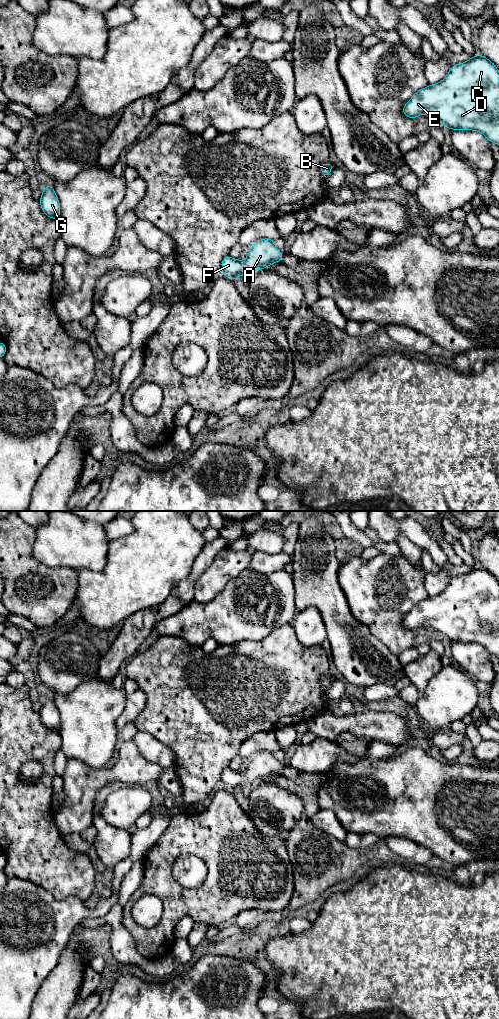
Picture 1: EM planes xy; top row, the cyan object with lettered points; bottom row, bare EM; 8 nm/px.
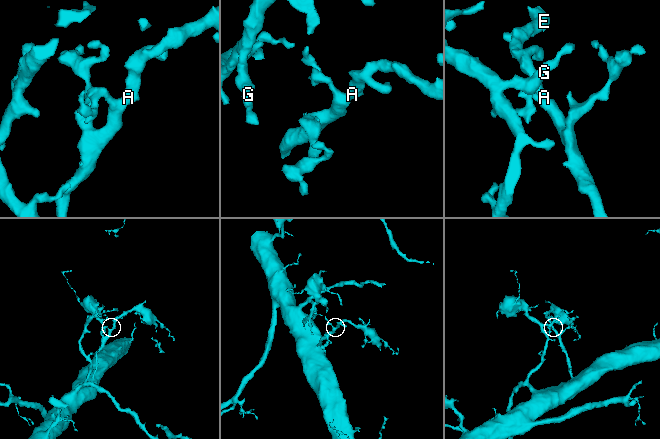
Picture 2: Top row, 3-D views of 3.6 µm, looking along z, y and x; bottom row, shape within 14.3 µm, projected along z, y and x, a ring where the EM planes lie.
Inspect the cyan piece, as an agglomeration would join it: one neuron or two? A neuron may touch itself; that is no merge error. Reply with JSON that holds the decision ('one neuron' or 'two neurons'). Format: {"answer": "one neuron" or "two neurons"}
{"answer": "one neuron"}

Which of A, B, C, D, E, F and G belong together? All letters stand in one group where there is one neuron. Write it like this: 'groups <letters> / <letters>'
groups A B C D E F G

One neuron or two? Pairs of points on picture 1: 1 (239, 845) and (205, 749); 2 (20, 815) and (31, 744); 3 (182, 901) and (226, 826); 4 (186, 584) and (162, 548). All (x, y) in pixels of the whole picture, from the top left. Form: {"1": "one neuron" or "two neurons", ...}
{"1": "two neurons", "2": "one neuron", "3": "one neuron", "4": "two neurons"}

